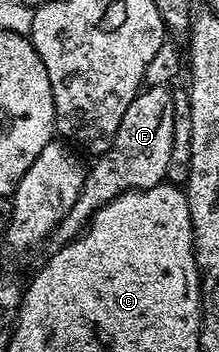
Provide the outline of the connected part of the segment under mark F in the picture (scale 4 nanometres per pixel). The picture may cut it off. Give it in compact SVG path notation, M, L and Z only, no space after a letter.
M146 87L127 106L123 122L115 134L113 144L106 152L96 157L97 165L88 169L82 190L71 206L70 212L57 224L55 239L58 245L76 240L85 230L94 212L98 212L107 202L120 196L122 192L144 190L162 183L170 161L172 148L172 94L168 87Z

